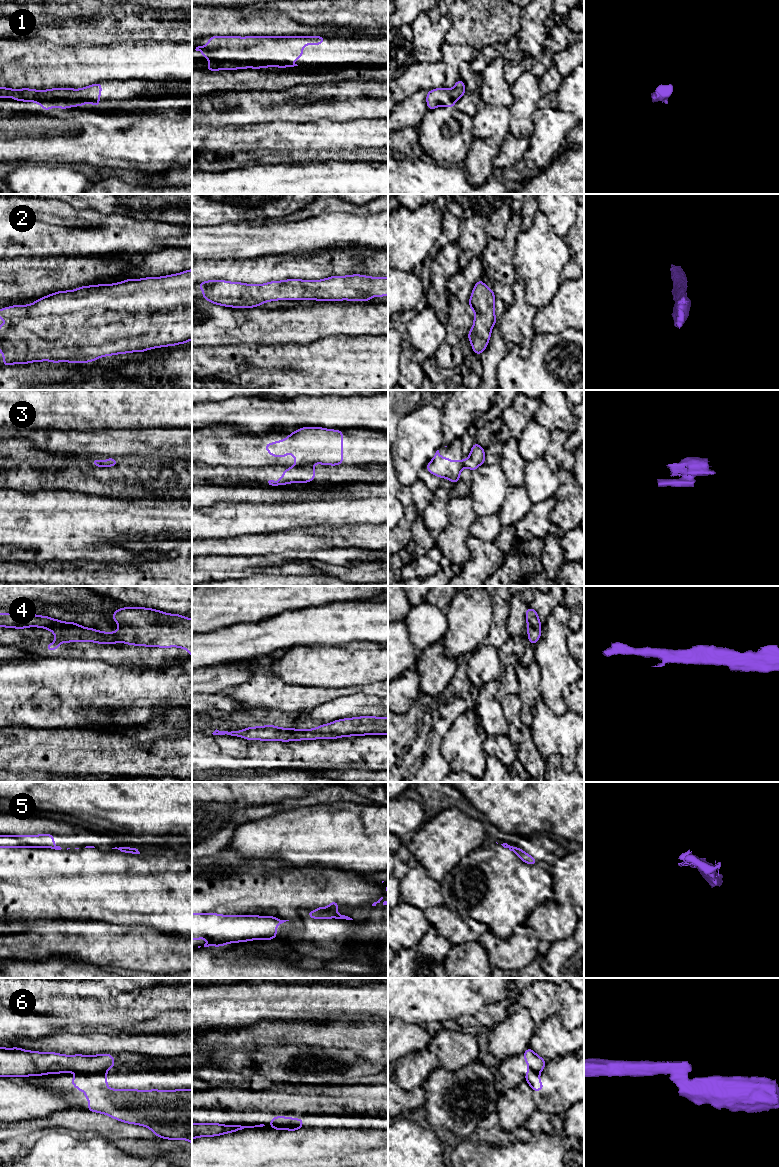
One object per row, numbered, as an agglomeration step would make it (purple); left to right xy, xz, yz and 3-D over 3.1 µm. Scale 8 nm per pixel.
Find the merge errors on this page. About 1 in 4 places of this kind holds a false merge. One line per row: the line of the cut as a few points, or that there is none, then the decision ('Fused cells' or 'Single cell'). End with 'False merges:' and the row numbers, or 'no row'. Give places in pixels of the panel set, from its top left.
1: No split. Single cell
2: No split. Single cell
3: Split along xz (295, 465), (308, 466). Fused cells
4: No split. Single cell
5: Split along xz (318, 908), (334, 910). Fused cells
6: Split along xy (76, 1071), (105, 1072). Fused cells
False merges: 3, 5, 6

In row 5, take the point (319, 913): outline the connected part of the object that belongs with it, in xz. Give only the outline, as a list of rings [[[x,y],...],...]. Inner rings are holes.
[[[317,909],[317,910],[309,911],[306,914],[312,919],[335,918],[335,919],[353,920],[352,918],[337,913],[335,910],[331,910],[331,909]]]

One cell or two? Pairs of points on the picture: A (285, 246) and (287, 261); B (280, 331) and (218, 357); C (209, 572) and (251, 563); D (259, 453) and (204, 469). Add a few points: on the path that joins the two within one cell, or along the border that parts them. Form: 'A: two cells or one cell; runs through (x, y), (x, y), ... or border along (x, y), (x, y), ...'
A: two cells; border along (309, 252), (290, 252), (263, 257)
B: two cells; border along (223, 345), (271, 345)
C: one cell; runs through (219, 568), (241, 567)
D: two cells; border along (202, 461), (212, 466), (239, 468)

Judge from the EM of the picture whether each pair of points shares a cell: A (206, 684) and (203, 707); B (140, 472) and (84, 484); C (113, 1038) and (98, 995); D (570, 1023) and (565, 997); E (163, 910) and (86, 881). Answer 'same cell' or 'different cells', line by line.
A: different cells
B: same cell
C: different cells
D: same cell
E: same cell

